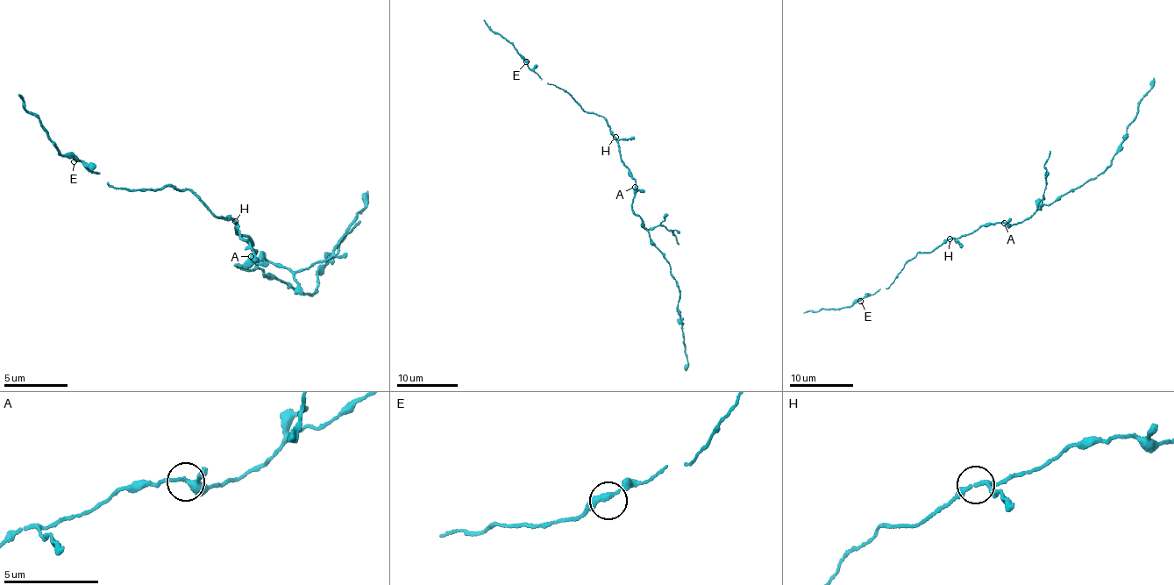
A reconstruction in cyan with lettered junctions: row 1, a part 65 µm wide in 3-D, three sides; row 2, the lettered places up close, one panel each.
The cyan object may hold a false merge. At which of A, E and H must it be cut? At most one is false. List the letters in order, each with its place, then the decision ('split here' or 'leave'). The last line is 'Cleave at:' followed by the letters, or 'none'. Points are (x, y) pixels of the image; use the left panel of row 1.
A: place (251, 256); leave
E: place (74, 161); leave
H: place (235, 221); leave
Cleave at: none

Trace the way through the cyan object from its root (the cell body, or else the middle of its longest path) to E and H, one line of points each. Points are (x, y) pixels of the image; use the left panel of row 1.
E: (255, 250), (248, 236), (238, 234), (239, 227), (232, 218), (209, 213), (193, 192), (110, 186), (74, 161)
H: (255, 250), (248, 236), (238, 234), (239, 227), (236, 228), (238, 225), (234, 221)

